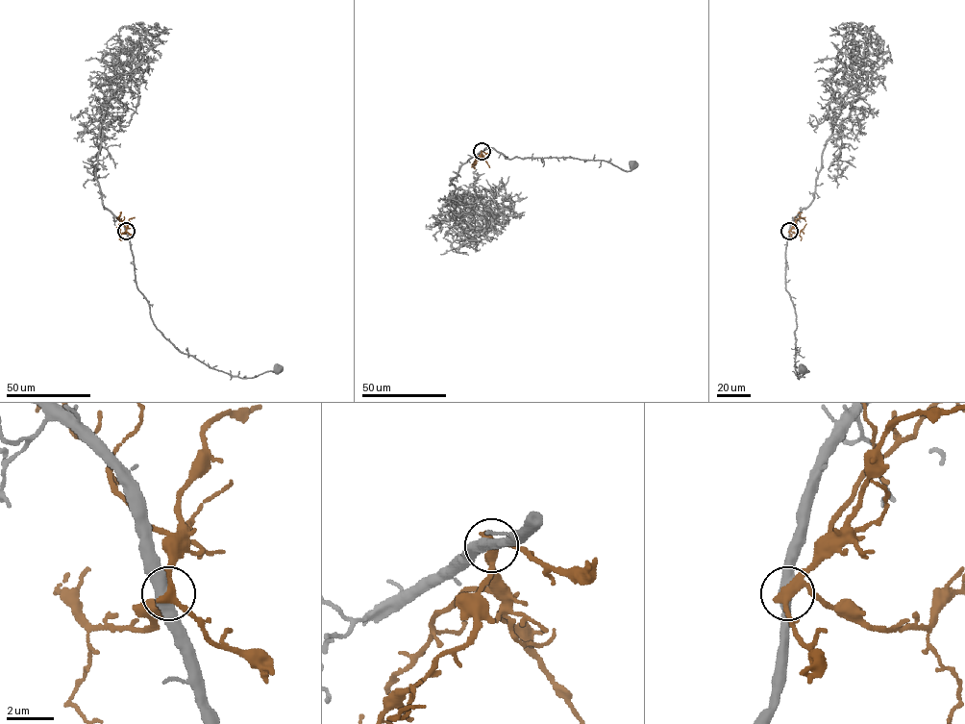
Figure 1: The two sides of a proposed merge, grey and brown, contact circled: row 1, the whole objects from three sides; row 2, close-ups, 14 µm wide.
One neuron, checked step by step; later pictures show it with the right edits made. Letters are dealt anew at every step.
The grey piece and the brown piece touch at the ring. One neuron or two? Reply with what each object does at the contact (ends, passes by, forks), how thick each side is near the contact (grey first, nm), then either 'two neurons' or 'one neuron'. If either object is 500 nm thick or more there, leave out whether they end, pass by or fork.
grey passes by | brown forks | 480/320 nm | two neurons

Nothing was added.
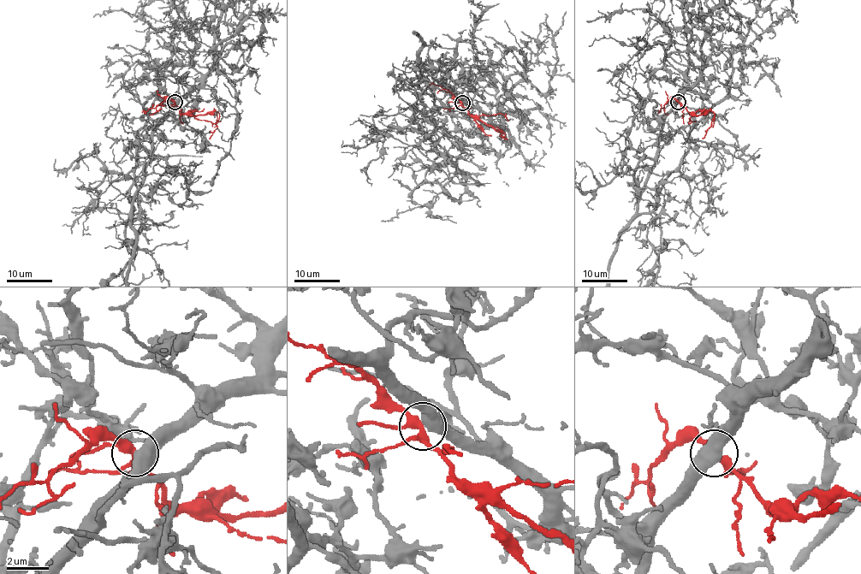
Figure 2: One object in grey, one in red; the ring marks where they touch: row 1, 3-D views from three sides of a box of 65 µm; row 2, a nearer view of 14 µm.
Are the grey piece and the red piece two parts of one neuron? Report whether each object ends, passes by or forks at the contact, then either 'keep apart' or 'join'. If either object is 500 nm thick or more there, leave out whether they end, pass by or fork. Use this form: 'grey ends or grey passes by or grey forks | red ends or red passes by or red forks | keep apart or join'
join

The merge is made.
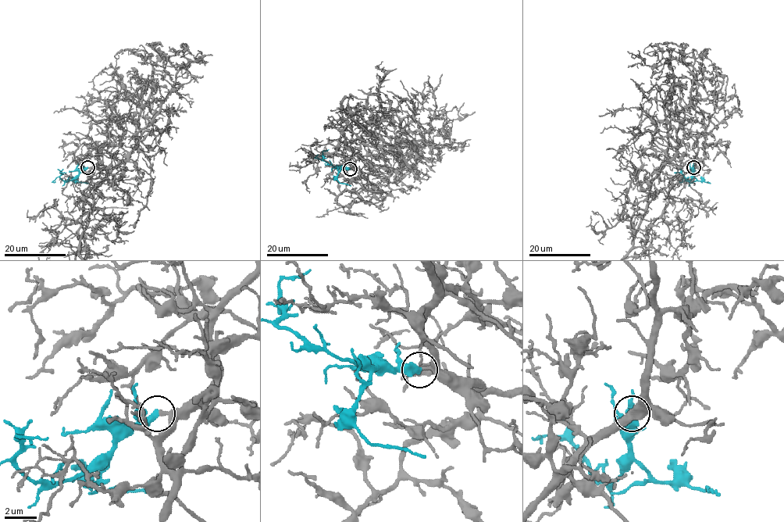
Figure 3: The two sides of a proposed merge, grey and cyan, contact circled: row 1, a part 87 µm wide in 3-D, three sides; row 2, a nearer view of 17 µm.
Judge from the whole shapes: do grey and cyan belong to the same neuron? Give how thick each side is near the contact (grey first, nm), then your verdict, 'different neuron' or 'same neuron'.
calibres 240 and 480 nm; same neuron

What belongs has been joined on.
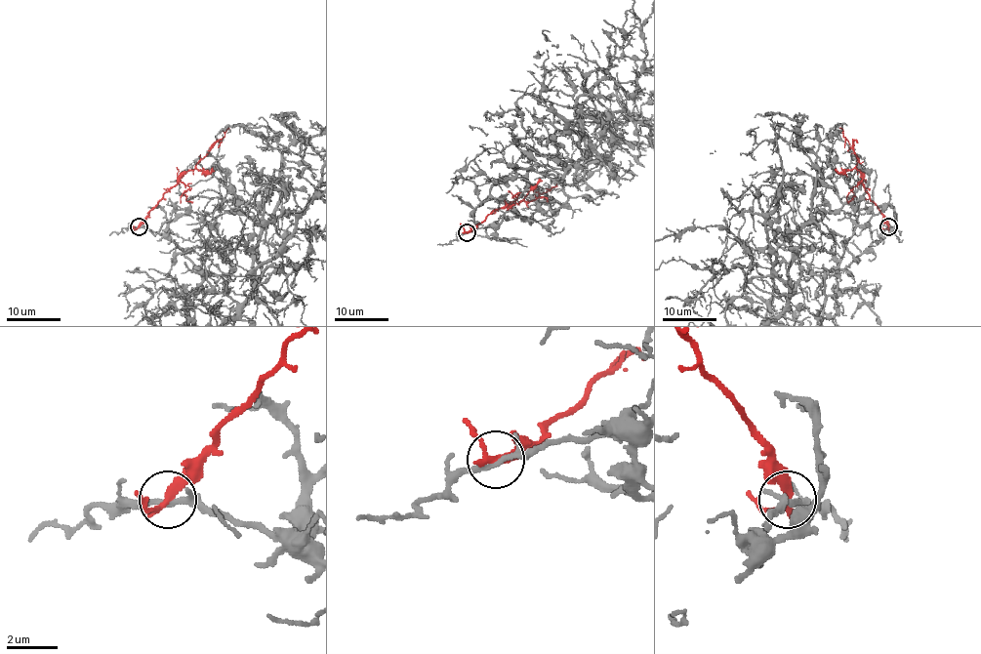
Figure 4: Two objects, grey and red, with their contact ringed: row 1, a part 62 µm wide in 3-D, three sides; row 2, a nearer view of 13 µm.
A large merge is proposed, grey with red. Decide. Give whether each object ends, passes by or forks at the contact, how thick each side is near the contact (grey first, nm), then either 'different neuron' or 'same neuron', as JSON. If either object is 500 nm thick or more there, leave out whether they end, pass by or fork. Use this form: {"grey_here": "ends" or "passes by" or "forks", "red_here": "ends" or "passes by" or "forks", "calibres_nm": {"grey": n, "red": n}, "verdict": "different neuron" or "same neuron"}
{"grey_here": "forks", "red_here": "passes by", "calibres_nm": {"grey": 180, "red": 300}, "verdict": "different neuron"}

